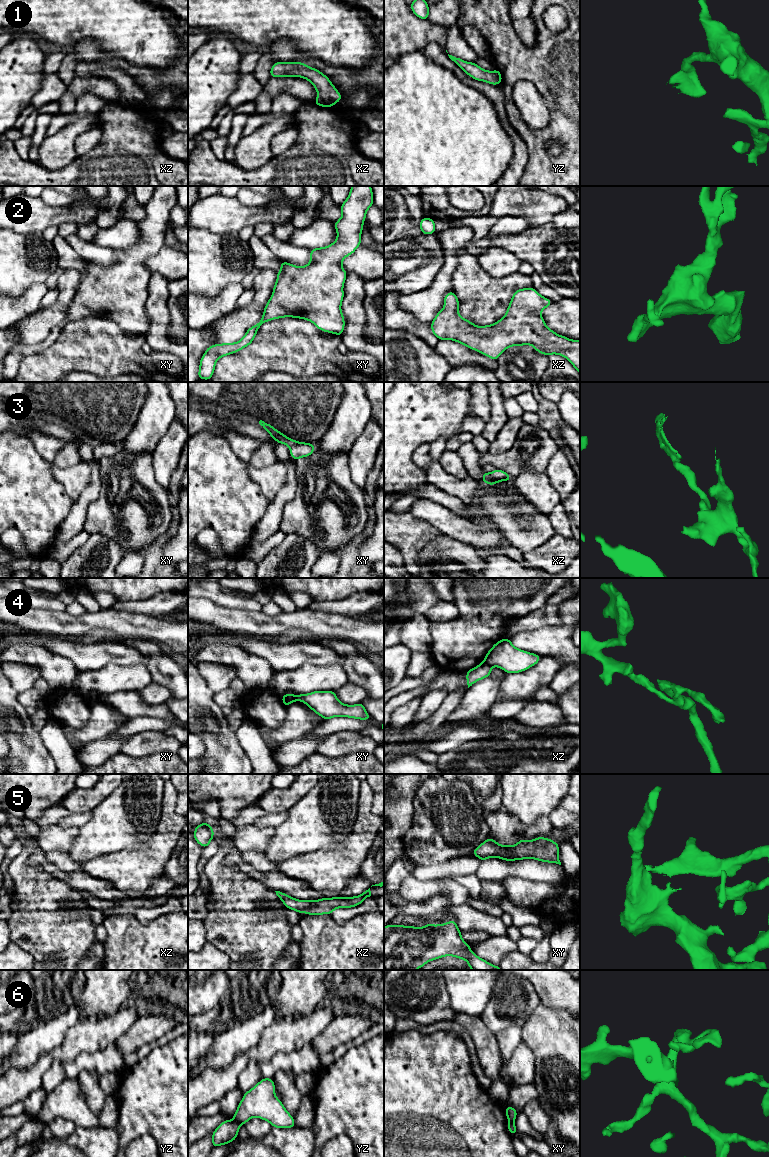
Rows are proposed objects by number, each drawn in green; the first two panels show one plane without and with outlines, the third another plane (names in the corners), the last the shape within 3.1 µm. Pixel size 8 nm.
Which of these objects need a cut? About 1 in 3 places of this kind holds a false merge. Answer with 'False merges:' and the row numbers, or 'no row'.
False merges: 3, 4, 6

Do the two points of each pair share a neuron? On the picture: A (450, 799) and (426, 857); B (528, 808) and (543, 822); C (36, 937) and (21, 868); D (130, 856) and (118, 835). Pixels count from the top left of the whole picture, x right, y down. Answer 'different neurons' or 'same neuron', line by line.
A: same neuron
B: different neurons
C: same neuron
D: different neurons

